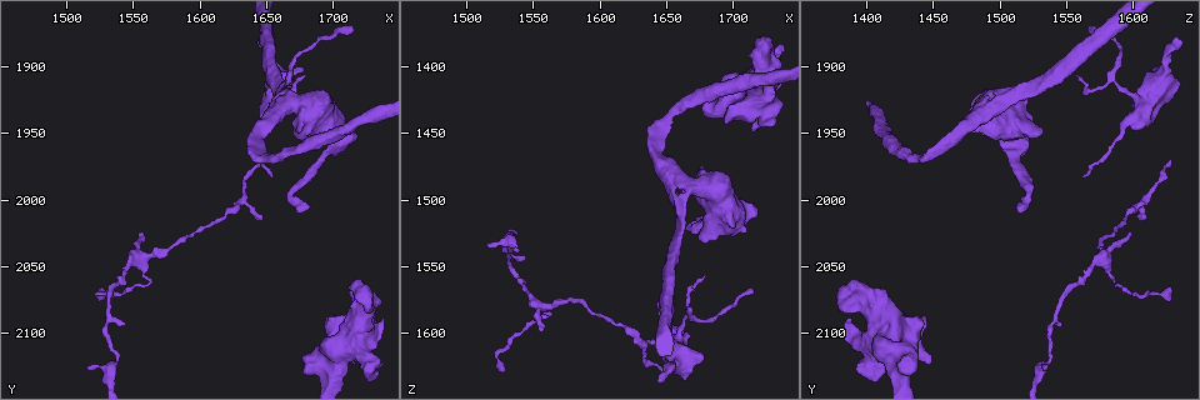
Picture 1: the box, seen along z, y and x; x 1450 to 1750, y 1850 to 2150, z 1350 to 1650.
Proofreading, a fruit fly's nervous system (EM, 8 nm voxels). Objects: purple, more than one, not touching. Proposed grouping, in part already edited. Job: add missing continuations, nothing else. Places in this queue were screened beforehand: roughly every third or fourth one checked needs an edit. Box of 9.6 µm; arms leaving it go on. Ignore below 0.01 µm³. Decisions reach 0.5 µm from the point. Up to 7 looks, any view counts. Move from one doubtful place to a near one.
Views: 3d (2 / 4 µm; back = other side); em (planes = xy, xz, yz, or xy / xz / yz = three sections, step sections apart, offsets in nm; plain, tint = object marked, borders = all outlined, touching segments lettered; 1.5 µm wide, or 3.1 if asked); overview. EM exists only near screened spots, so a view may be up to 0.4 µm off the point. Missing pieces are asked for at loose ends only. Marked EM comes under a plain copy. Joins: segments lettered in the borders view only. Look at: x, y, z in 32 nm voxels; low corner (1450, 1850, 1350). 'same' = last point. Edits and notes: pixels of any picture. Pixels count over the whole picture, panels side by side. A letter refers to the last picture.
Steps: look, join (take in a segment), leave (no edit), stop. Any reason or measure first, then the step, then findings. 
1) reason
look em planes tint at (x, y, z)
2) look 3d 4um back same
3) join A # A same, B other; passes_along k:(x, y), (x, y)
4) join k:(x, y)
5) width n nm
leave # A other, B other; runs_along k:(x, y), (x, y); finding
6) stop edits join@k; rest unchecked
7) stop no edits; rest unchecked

look em planes borders at (1648, 2012, 1604)

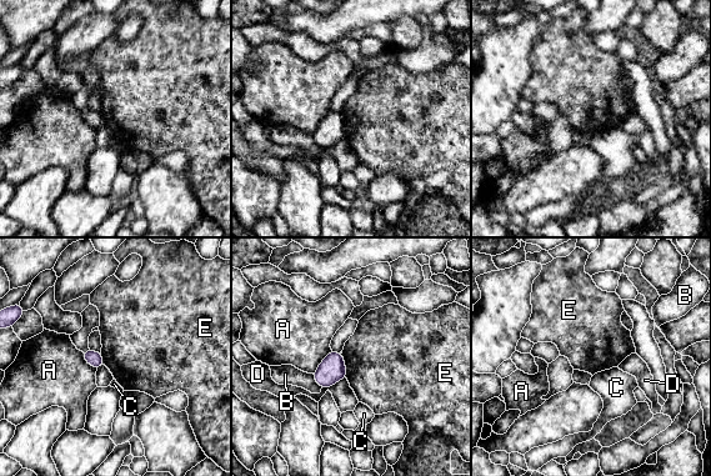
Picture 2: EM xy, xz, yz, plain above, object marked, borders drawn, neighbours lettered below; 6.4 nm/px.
leave # A other, B other, C other, D other, E other; none of them fits

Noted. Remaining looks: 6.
thin end
look 3d 2um at (1556, 2026, 1600)

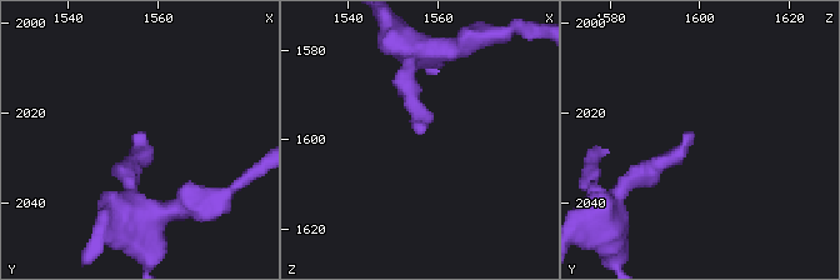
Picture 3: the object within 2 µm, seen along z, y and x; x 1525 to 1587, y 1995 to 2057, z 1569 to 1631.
need the tissue
look em planes borders at (1557, 2025, 1598)

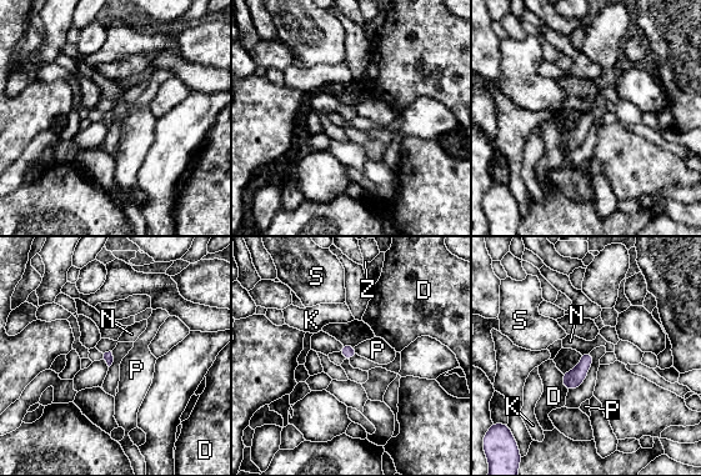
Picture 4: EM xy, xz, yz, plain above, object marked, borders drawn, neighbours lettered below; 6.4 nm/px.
longest_contact D 130 nm
leave # D other, K other, N other, P other, S other, Z other; none of them fits

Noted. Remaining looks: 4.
thin end
look em planes tint at (1712, 1868, 1570)

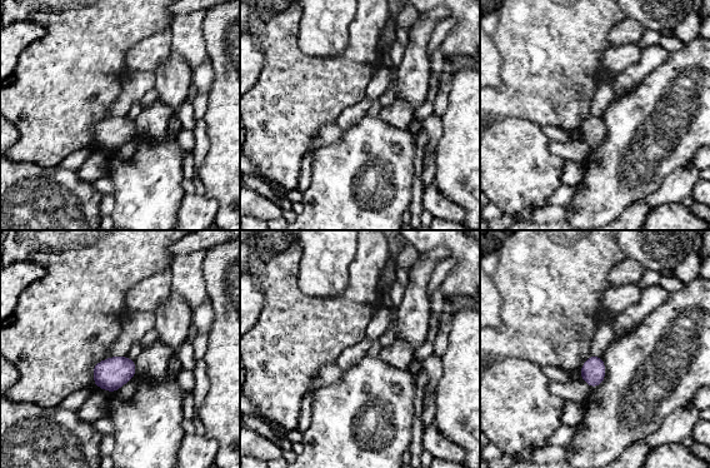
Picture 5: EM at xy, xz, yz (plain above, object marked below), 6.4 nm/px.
look em planes borders same

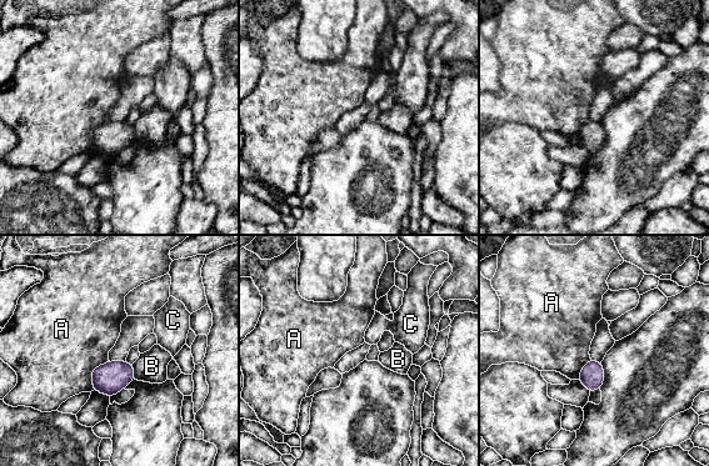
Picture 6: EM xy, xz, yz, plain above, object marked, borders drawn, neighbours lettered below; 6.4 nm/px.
leave # A other, B other, C other; border 6:(109, 361), (91, 371), (91, 390); none of them fits

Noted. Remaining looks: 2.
stop no edits; rest unchecked

